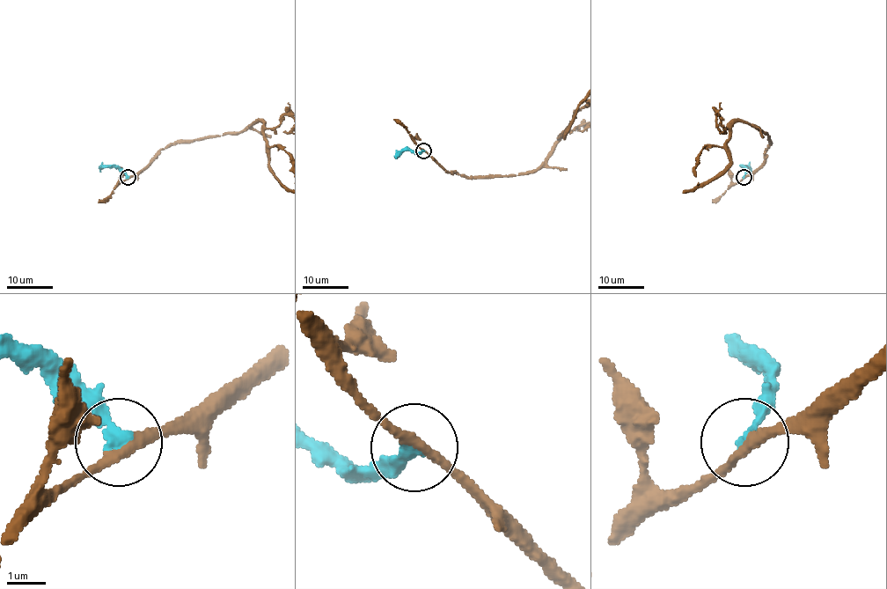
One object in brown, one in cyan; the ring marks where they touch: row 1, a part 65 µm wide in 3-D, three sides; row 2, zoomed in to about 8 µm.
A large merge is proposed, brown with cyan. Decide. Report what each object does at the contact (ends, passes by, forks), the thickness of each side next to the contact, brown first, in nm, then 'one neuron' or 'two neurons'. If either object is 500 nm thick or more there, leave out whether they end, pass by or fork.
brown passes by | cyan ends | 240/300 nm | one neuron

